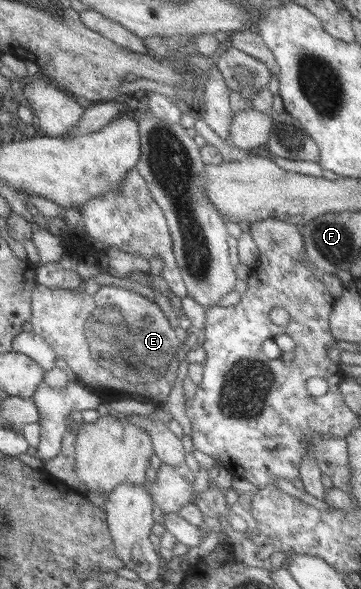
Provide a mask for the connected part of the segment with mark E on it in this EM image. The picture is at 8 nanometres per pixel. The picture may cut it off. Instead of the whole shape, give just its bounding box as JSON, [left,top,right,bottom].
[28,285,185,405]

